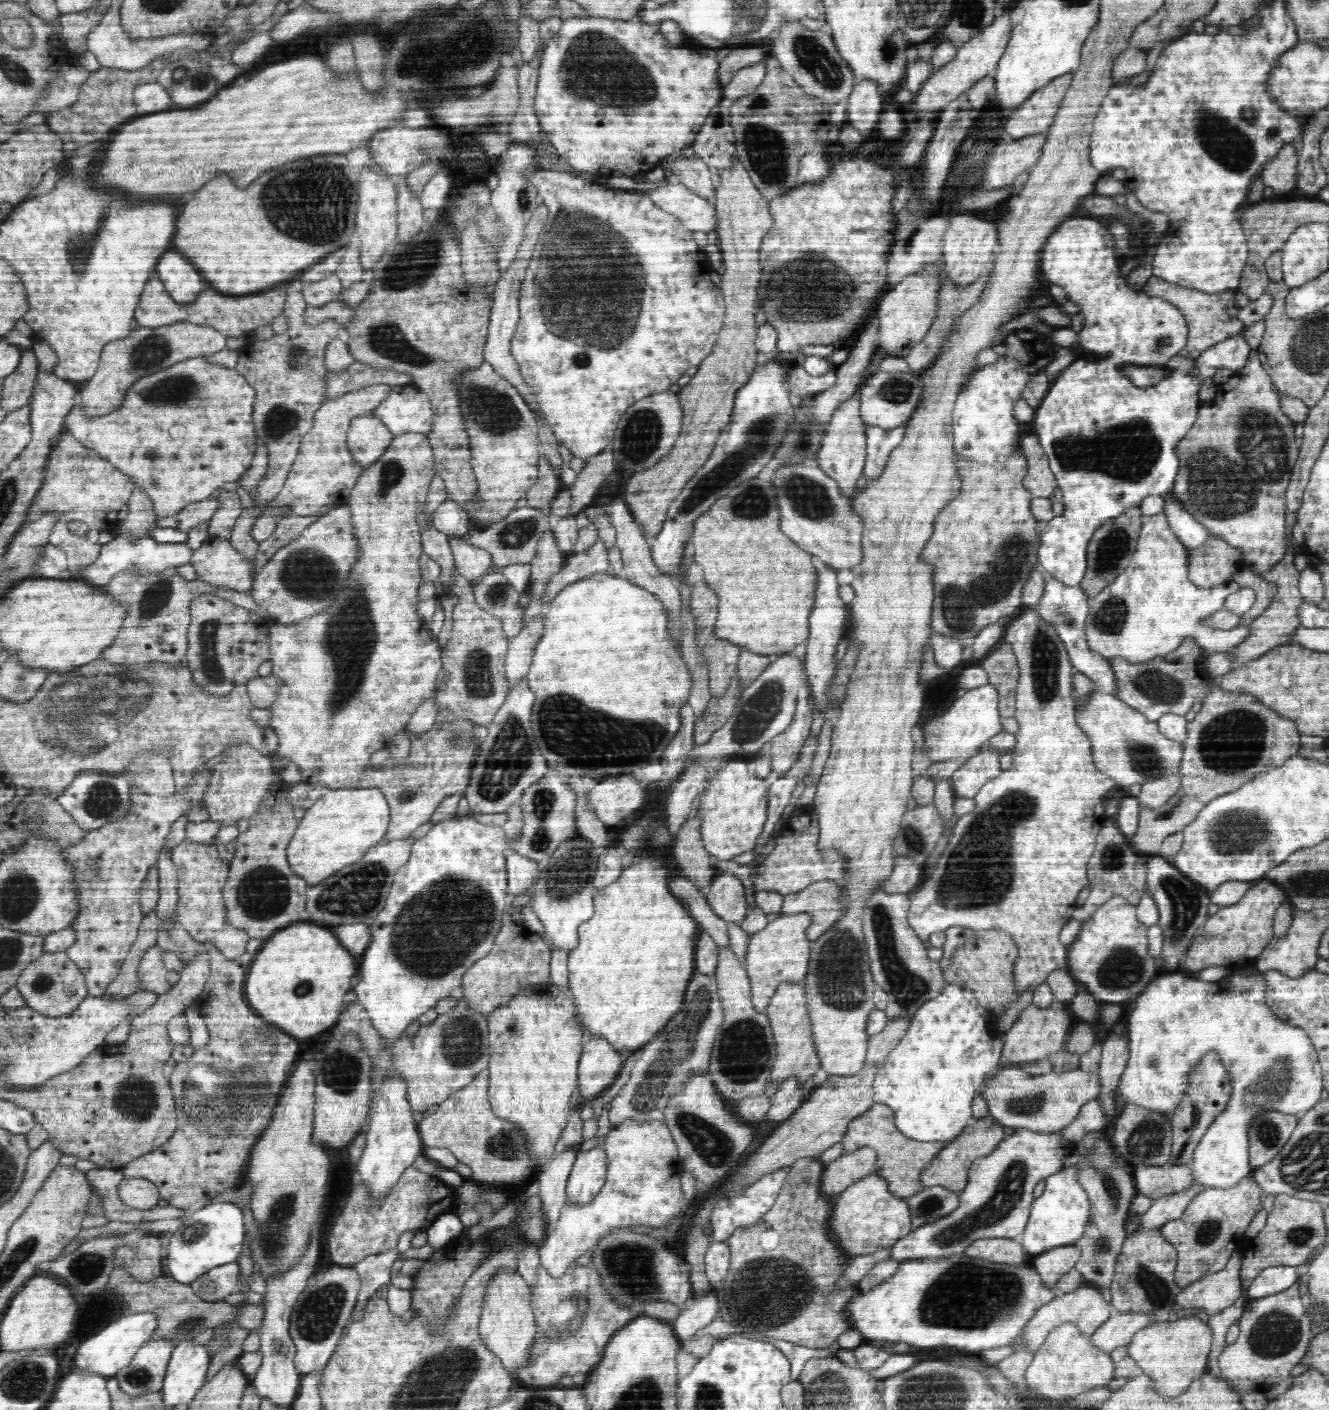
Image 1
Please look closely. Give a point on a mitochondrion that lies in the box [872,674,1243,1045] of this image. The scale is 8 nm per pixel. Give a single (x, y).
(978, 874)

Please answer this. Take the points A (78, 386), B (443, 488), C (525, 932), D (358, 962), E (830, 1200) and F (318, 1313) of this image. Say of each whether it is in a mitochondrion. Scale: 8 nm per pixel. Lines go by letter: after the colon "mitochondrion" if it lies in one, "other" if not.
A: other
B: other
C: other
D: other
E: other
F: mitochondrion

